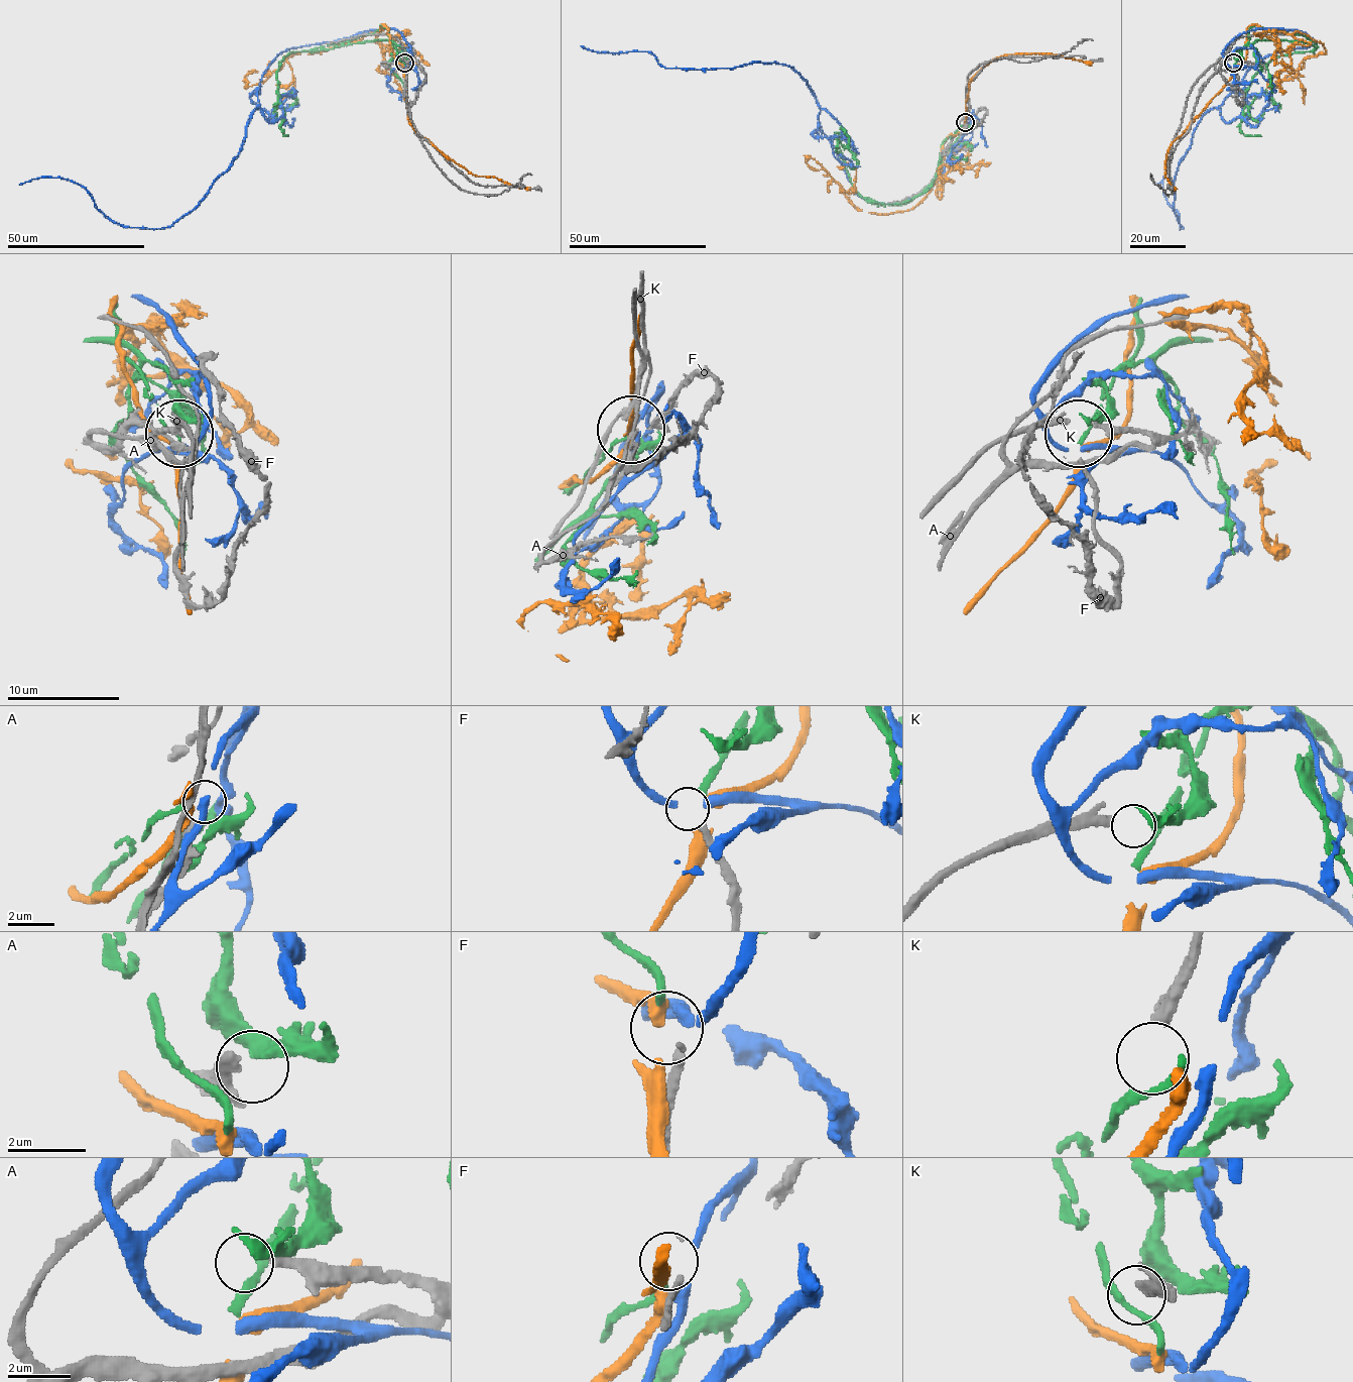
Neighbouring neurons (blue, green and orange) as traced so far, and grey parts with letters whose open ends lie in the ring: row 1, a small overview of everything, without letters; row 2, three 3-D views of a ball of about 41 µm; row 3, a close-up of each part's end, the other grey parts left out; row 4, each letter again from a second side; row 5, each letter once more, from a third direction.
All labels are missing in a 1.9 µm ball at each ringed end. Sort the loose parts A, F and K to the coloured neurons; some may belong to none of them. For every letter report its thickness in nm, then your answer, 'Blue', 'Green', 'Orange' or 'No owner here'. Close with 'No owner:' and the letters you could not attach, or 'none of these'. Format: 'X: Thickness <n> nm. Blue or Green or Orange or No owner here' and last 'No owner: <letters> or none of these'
A: Thickness 280 nm. No owner here
F: Thickness 180 nm. Green
K: Thickness 260 nm. No owner here
No owner: A, K

